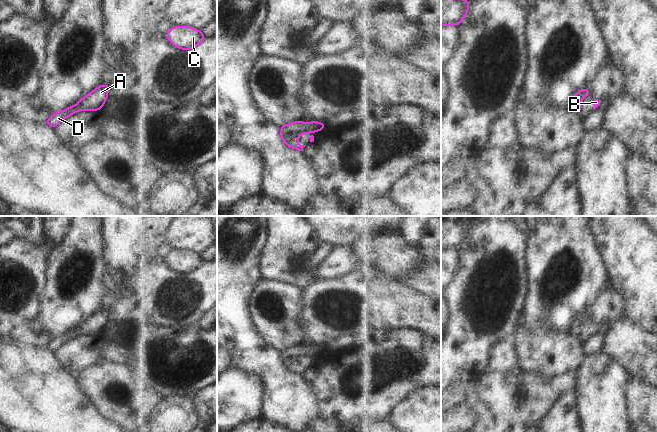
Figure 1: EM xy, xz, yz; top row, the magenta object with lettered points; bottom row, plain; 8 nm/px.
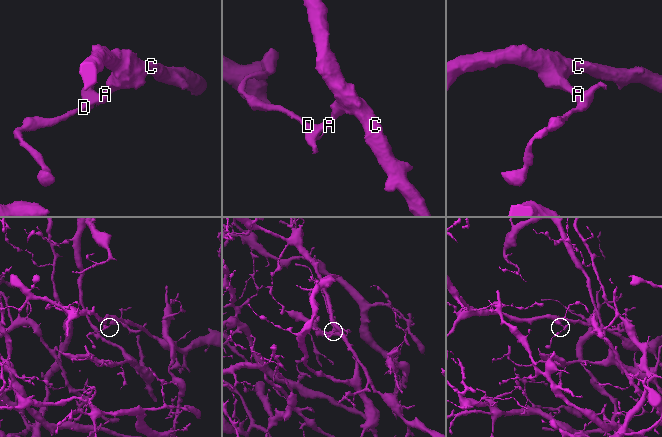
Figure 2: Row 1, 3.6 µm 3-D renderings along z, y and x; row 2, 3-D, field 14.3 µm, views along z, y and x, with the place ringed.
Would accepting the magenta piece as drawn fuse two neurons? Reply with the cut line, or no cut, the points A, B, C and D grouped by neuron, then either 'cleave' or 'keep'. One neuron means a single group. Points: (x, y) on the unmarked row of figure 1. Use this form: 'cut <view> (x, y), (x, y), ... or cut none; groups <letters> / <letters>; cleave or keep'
cut none; groups A B C D; keep

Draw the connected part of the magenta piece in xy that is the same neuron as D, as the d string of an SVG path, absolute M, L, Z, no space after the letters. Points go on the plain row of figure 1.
M101 308L100 310L96 311L92 316L81 322L77 328L51 339L45 345L45 347L49 351L55 352L61 345L79 336L80 334L98 335L103 333L104 327L108 323L109 313L110 311L107 308Z

